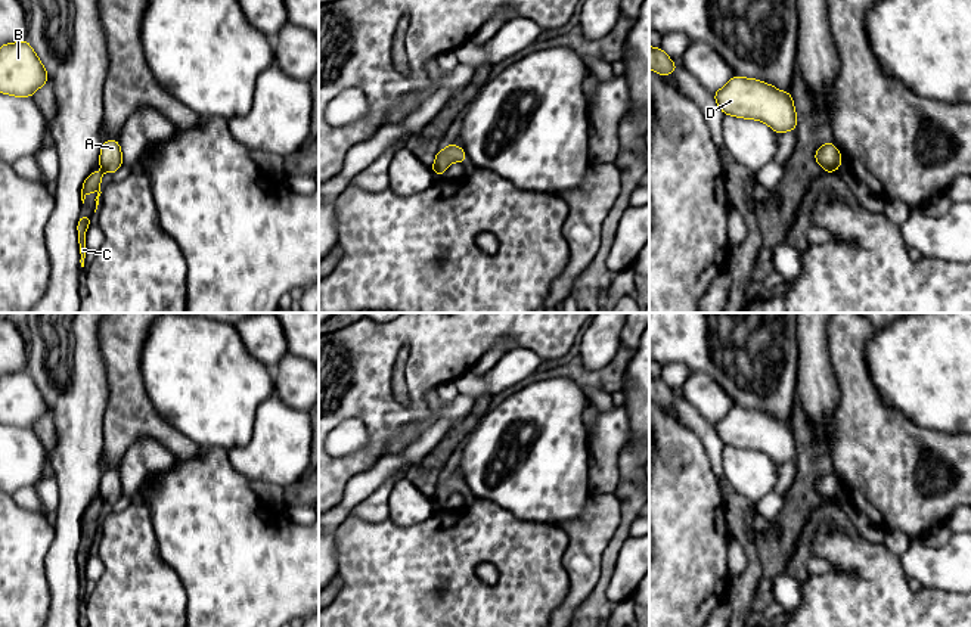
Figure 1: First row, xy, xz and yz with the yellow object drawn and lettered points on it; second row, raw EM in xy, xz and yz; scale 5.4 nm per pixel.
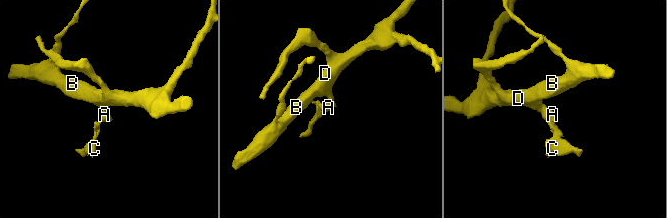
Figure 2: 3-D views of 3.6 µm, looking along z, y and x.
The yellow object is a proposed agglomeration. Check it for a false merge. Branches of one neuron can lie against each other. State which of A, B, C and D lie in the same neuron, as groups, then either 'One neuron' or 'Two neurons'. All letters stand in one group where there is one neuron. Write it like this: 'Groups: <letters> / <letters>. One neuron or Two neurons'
Groups: A B D / C. Two neurons

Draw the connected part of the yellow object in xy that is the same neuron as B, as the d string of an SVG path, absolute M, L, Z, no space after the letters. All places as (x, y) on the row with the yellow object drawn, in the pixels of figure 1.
M28 40L0 44L0 93L31 97L47 78L49 72Z

